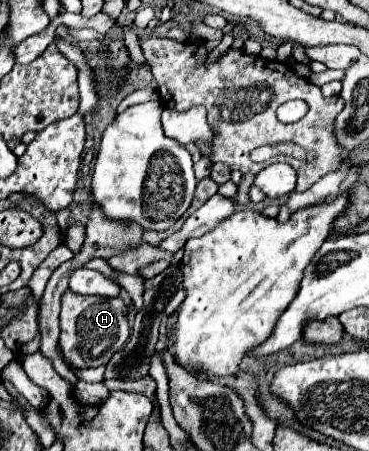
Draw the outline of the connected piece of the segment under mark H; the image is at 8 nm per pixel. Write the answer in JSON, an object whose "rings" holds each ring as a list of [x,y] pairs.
{"rings":[[[66,290],[62,296],[60,330],[62,354],[74,368],[96,368],[108,364],[130,336],[126,306],[120,298],[76,296],[70,290]]]}

